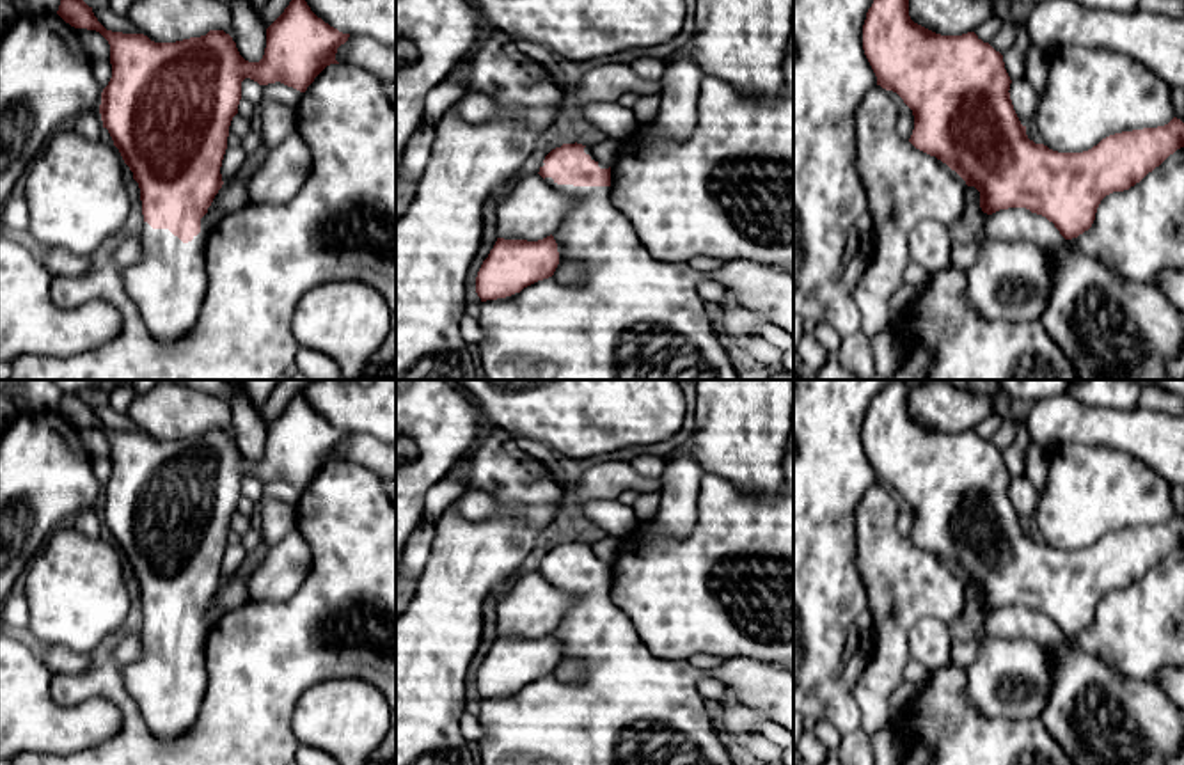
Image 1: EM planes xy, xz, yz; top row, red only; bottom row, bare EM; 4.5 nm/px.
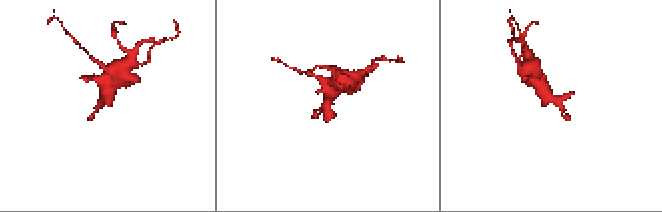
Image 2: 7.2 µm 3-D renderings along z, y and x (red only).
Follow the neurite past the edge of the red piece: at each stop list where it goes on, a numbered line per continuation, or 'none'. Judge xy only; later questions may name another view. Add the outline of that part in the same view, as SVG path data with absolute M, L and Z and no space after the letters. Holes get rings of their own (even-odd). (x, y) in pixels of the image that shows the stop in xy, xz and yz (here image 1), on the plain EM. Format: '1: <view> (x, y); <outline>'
1: xy (169, 682); M206 612L201 630L183 641L169 627L144 619L140 659L122 664L122 678L146 726L158 740L174 740L197 722L208 692Z

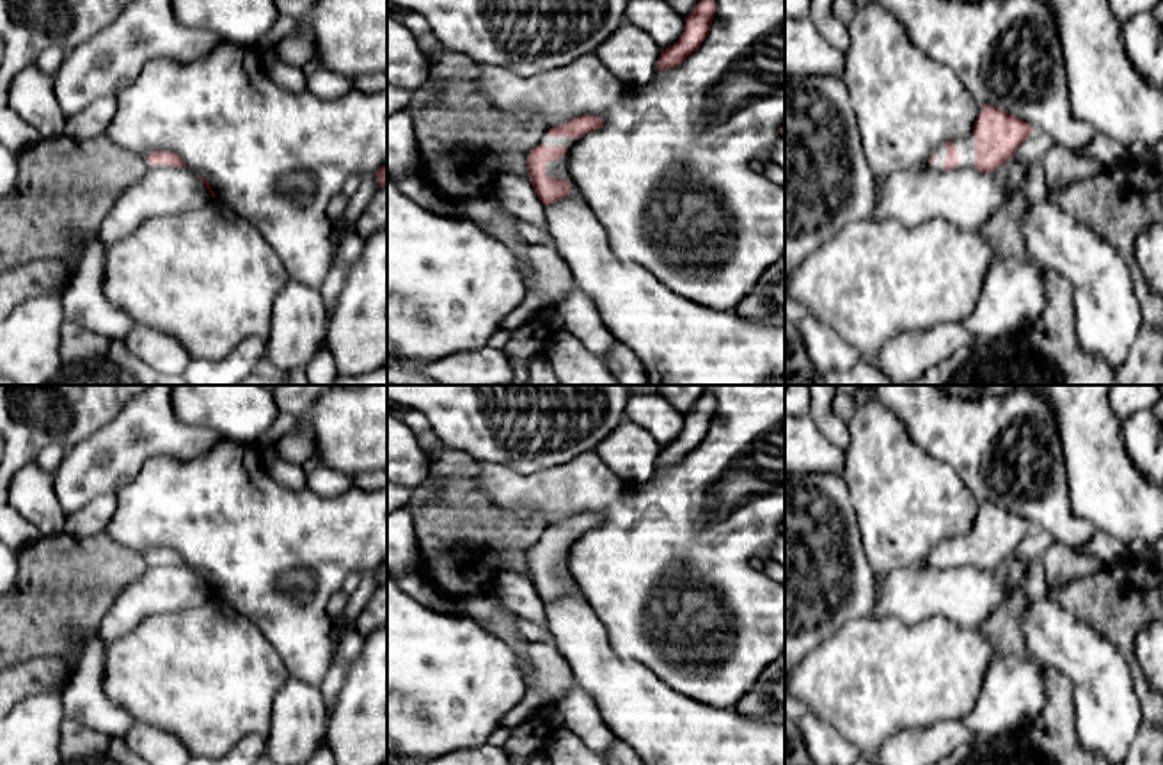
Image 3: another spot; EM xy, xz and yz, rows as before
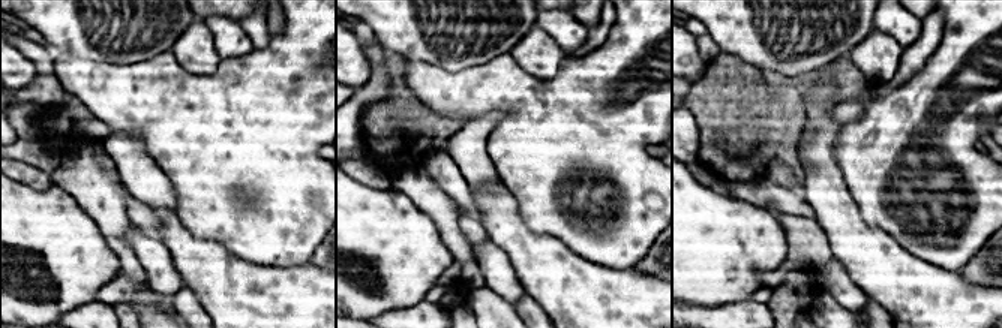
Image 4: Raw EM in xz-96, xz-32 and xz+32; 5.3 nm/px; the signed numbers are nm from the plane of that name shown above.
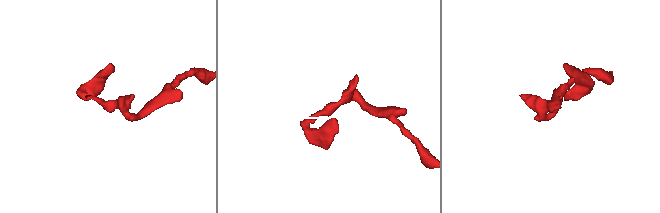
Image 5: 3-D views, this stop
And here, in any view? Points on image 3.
1: xz (551, 565); M563 554L559 557L552 557L552 559L545 559L545 573L547 575L559 575L559 577L566 577L559 564L561 564Z

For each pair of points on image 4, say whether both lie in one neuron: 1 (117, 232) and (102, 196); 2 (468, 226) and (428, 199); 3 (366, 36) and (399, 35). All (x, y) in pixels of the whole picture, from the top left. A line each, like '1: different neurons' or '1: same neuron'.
1: same neuron
2: different neurons
3: different neurons

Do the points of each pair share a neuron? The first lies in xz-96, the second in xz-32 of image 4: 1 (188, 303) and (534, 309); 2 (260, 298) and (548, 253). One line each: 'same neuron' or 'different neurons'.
1: same neuron
2: same neuron

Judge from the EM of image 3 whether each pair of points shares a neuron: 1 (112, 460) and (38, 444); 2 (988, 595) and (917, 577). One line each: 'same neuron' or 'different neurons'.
1: different neurons
2: same neuron

